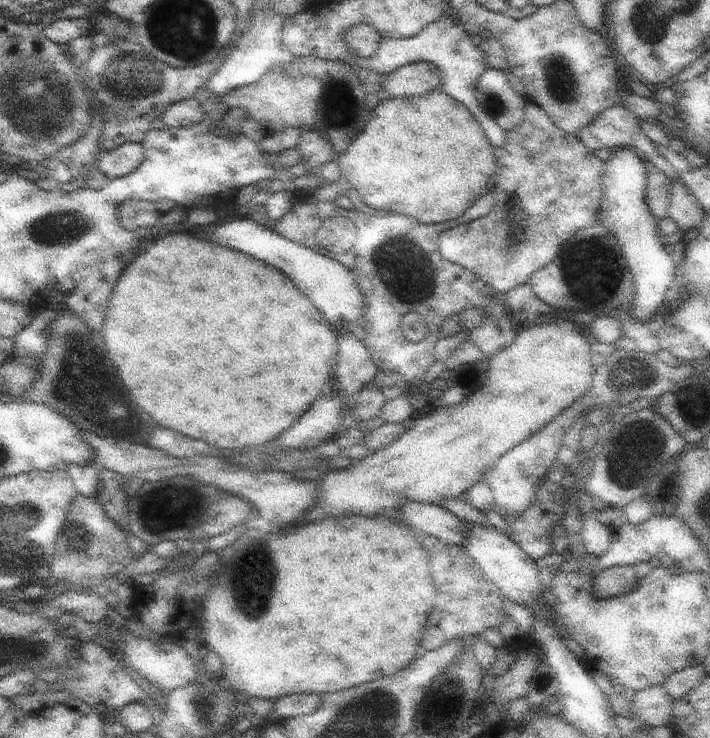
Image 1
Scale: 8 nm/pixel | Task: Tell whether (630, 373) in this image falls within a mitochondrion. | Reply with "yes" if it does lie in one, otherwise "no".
yes

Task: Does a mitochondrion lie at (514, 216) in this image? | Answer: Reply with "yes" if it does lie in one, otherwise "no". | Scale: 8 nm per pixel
yes

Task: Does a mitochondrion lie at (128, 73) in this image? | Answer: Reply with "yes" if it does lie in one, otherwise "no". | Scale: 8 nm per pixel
yes

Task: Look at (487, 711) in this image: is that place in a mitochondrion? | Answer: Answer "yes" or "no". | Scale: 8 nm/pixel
no

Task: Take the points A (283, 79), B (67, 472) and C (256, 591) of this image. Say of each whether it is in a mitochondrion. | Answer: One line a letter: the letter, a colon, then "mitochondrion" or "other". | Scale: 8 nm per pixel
A: other
B: other
C: mitochondrion

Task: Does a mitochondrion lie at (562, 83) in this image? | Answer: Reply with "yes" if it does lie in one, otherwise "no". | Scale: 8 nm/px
yes

